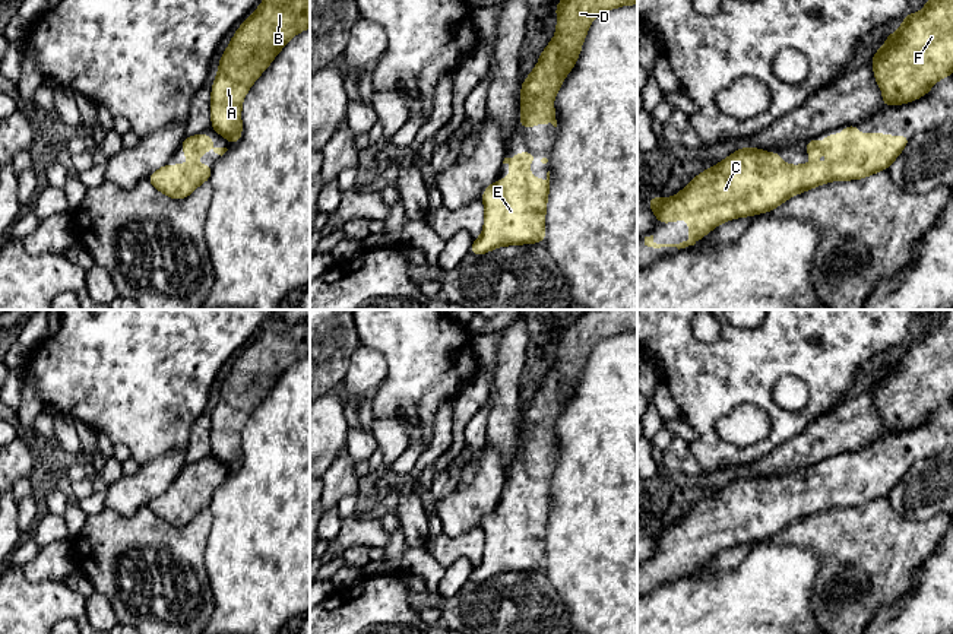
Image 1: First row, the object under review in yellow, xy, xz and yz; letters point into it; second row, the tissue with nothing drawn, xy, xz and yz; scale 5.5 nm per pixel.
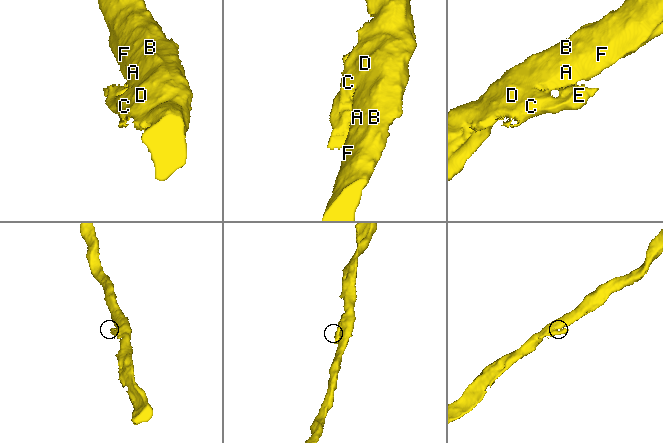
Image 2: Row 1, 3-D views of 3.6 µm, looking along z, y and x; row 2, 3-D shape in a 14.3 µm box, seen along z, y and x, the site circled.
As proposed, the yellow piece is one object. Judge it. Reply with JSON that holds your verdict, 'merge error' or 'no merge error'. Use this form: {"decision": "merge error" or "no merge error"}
{"decision": "no merge error"}

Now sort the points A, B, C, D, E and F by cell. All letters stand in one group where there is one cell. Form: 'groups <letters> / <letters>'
groups A B C D E F

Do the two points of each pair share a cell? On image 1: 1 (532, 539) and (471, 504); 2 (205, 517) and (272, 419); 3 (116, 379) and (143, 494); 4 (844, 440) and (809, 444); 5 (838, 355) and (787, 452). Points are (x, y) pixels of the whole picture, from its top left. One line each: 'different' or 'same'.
1: different
2: different
3: different
4: same
5: different

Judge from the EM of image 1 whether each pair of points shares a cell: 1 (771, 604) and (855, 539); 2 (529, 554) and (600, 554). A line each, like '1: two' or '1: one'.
1: two
2: two

